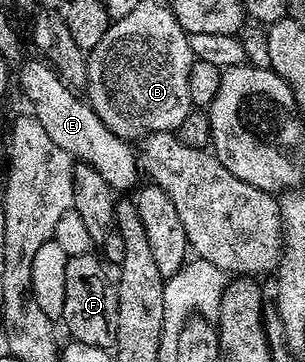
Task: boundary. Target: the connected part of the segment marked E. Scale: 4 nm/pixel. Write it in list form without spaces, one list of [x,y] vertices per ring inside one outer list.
[[[70,87],[66,96],[46,96],[46,116],[37,117],[40,126],[44,126],[48,138],[56,146],[74,157],[75,161],[88,164],[99,171],[116,192],[122,192],[131,187],[132,190],[139,183],[140,162],[135,149],[134,152],[132,150],[133,145],[118,135],[112,134],[108,126],[100,122],[96,110],[92,110],[90,101],[79,95],[75,89]]]

